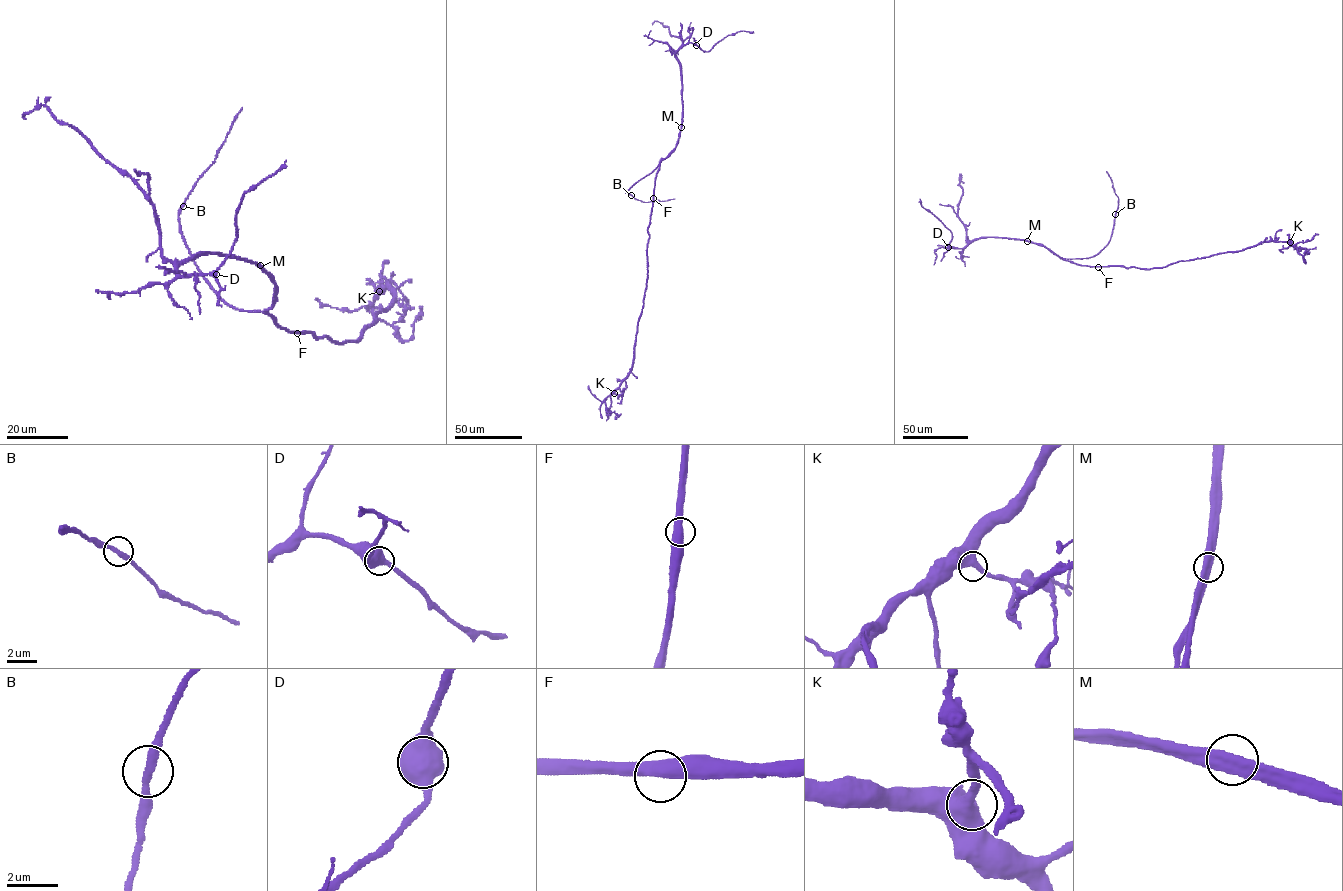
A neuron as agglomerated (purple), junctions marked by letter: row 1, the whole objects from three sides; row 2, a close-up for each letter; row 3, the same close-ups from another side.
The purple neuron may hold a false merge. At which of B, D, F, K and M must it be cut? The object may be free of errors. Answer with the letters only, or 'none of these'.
none of these

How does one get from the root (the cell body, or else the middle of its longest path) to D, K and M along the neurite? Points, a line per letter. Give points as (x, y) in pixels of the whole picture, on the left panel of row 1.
D: (295, 332), (278, 327), (266, 313), (275, 286), (254, 263), (200, 253), (177, 270), (182, 276), (216, 274)
K: (295, 332), (339, 343), (360, 341), (365, 328), (377, 322), (374, 315), (396, 301), (394, 289), (379, 291)
M: (295, 332), (278, 327), (266, 313), (274, 302), (275, 286), (261, 266)

